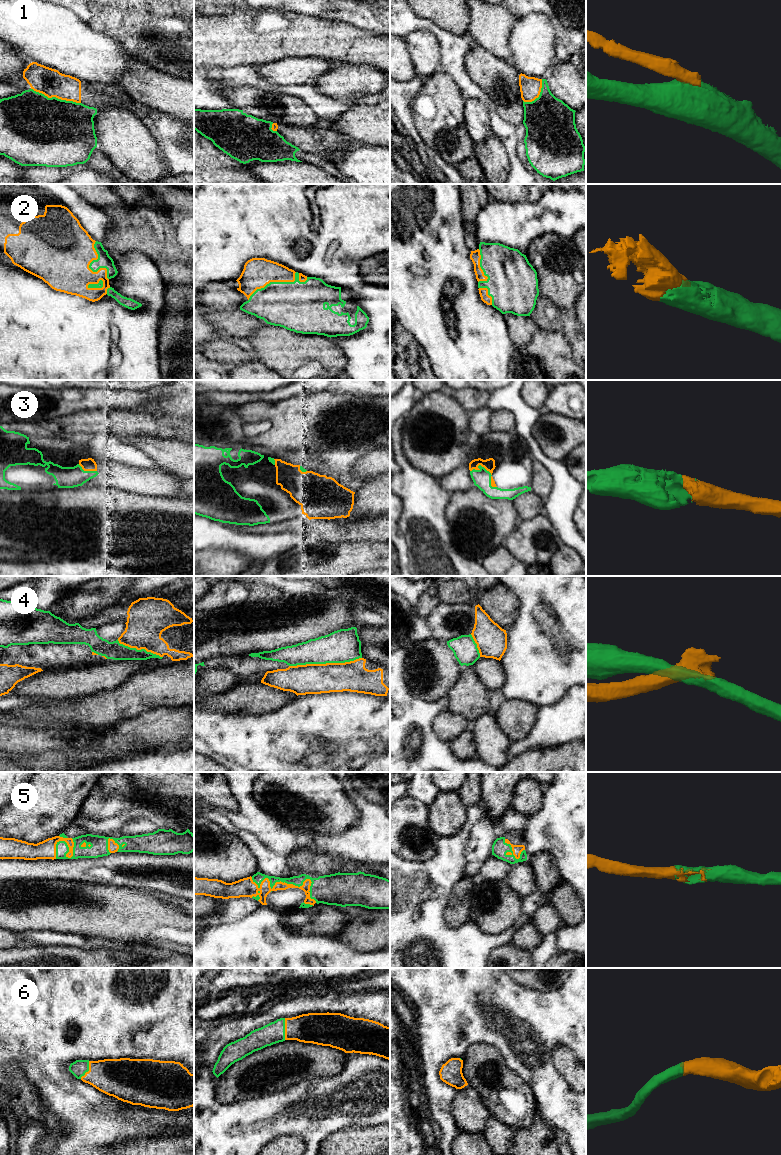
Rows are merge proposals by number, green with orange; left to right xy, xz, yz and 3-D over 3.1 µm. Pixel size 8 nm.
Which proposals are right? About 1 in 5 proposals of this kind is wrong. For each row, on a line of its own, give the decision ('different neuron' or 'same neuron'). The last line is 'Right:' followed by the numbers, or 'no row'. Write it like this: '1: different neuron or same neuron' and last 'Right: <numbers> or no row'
1: different neuron
2: same neuron
3: same neuron
4: different neuron
5: same neuron
6: same neuron
Right: 2, 3, 5, 6

